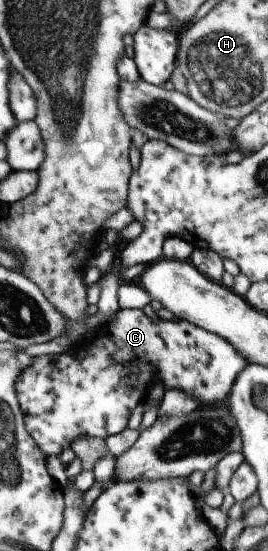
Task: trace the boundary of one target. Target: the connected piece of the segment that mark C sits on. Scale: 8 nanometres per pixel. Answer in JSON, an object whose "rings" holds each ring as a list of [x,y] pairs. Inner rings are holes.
{"rings":[[[121,309],[115,318],[111,320],[111,336],[109,332],[100,332],[93,336],[87,335],[80,339],[80,342],[76,345],[68,347],[59,354],[51,354],[32,358],[33,362],[31,366],[23,369],[23,374],[20,376],[20,380],[17,380],[17,396],[20,397],[21,410],[24,412],[25,424],[27,425],[29,434],[33,436],[33,440],[37,441],[40,445],[41,450],[45,451],[47,456],[58,456],[67,448],[72,448],[76,440],[79,440],[81,436],[92,436],[93,438],[107,438],[107,436],[119,434],[127,428],[127,422],[131,418],[131,412],[135,410],[135,406],[143,404],[146,395],[149,390],[153,387],[153,381],[160,380],[163,387],[169,390],[181,390],[181,392],[187,392],[193,400],[199,400],[199,404],[202,405],[220,405],[227,402],[230,392],[232,391],[233,384],[237,382],[241,370],[245,368],[247,364],[250,364],[249,360],[245,358],[244,353],[240,353],[231,342],[225,340],[225,337],[217,336],[217,333],[209,332],[206,328],[201,328],[200,325],[193,324],[187,320],[176,319],[176,320],[161,320],[153,323],[147,314],[142,309]],[[112,358],[115,358],[117,362],[125,359],[127,362],[127,372],[131,370],[130,376],[121,376],[121,366],[113,365]],[[137,362],[139,362],[139,380],[133,378],[133,370],[137,370]]]}

